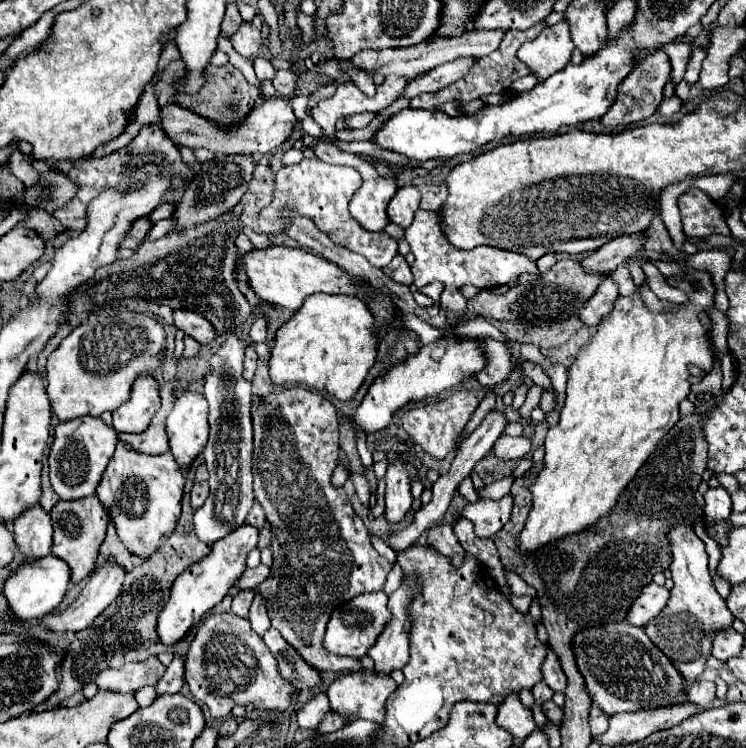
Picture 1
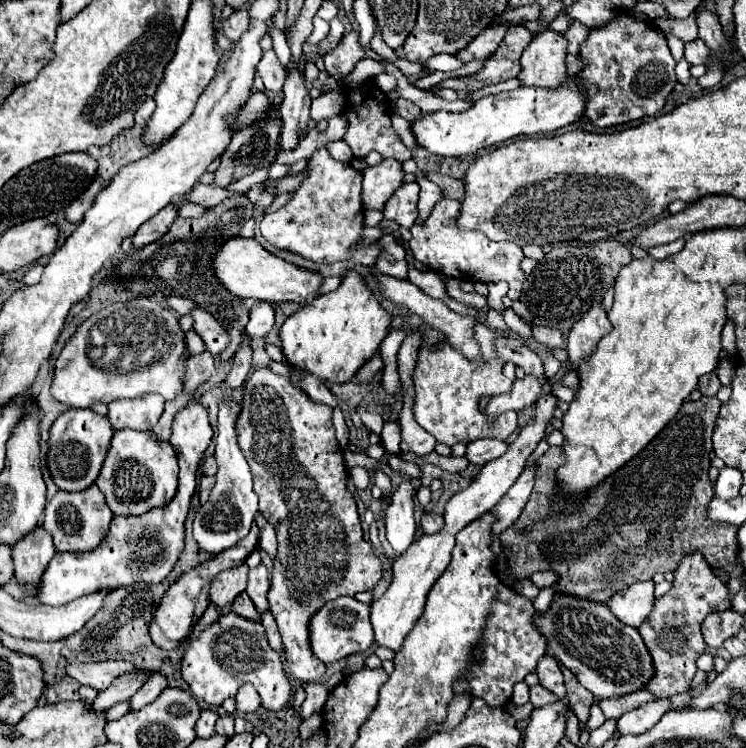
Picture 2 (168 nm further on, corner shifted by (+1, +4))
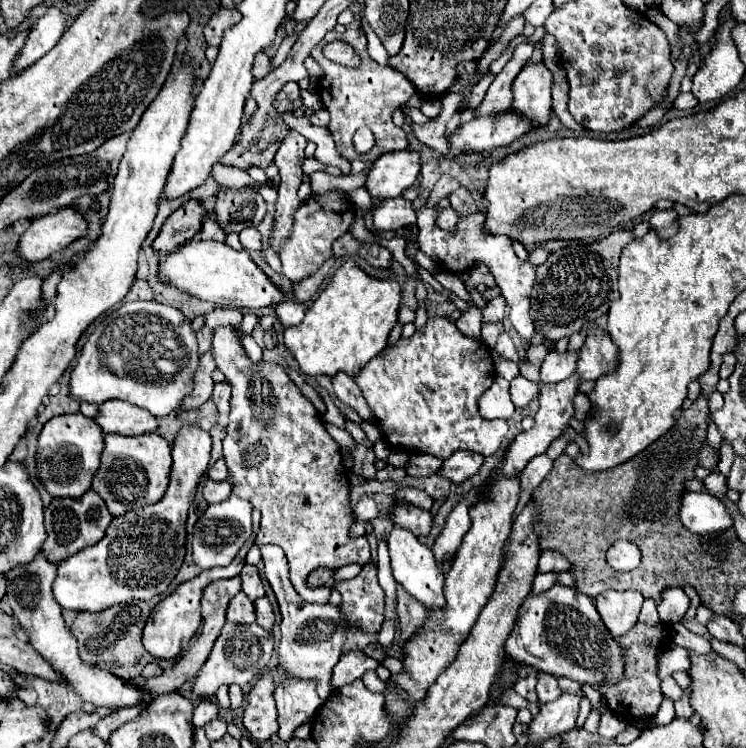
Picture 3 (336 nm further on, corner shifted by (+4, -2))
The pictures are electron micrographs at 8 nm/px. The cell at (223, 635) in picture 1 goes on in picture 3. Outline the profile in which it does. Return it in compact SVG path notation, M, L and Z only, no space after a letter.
M226 623L222 627L220 637L216 639L216 645L214 645L208 661L204 663L204 667L196 675L192 689L200 697L210 699L220 685L232 685L232 683L248 685L258 675L258 671L270 661L272 651L274 651L274 637L270 631L258 627L258 623L250 623L250 625Z

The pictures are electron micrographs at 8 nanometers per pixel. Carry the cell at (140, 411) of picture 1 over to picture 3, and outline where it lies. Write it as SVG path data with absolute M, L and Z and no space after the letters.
M106 401L98 407L96 423L102 427L104 433L118 433L118 435L142 435L152 433L158 427L158 421L148 411L134 407L126 401Z

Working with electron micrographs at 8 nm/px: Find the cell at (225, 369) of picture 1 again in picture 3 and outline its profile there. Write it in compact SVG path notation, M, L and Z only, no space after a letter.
M232 493L228 501L210 505L206 513L196 521L194 533L192 533L192 549L194 549L194 563L202 571L214 569L214 567L226 567L232 563L232 559L236 557L244 541L252 535L250 513L252 513L252 505Z

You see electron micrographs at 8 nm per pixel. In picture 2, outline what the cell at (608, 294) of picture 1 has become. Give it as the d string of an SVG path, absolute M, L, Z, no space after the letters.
M603 303L593 305L589 313L577 321L569 333L569 343L567 343L567 353L569 361L577 367L585 357L589 357L601 337L605 337L611 329L611 323L607 319Z

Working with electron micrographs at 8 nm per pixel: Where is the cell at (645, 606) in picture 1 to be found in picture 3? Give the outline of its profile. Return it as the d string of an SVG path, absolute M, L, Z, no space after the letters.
M604 591L596 599L596 609L606 623L606 629L614 639L628 633L634 623L638 623L640 607L644 603L642 593L638 591Z

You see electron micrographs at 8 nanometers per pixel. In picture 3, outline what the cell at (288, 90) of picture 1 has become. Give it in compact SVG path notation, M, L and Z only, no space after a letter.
M258 53L254 57L254 67L252 67L252 75L254 79L262 79L270 73L270 59L266 57L266 53Z

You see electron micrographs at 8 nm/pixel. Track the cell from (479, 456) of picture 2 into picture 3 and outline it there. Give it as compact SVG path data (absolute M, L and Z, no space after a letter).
M456 451L448 459L442 461L442 467L436 471L442 479L448 479L450 483L464 483L472 475L478 473L480 465L484 463L484 457L472 451Z

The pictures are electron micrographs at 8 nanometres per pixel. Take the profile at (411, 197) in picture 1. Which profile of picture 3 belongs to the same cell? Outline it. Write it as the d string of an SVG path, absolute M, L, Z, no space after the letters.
M404 197L386 199L386 203L374 209L372 215L374 215L374 227L378 231L398 231L400 227L416 223L416 213L412 209L412 203L406 201Z

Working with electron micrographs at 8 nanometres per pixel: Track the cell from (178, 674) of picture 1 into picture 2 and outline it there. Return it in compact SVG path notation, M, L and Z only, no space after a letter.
M161 671L149 673L145 685L131 697L131 709L141 709L143 705L149 705L153 699L159 697L161 691L165 691L165 687L169 687L165 673L161 673Z

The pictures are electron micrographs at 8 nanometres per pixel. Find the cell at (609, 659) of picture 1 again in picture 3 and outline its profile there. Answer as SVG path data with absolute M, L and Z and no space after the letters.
M560 583L540 595L528 595L518 611L516 631L506 641L506 655L518 665L594 687L604 679L616 683L624 671L624 651L604 627L594 599Z

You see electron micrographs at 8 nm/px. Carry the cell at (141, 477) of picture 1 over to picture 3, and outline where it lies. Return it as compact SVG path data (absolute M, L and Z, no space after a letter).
M144 433L138 437L106 435L102 463L92 477L92 489L106 501L108 511L118 517L126 511L134 511L160 501L168 487L170 467L170 445L158 433Z

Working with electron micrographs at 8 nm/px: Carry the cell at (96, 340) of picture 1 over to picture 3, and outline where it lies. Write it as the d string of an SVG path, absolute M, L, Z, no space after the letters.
M132 301L112 313L106 313L104 321L92 329L72 369L70 393L80 401L96 405L102 405L108 399L130 401L132 405L150 411L154 417L166 417L178 411L184 397L194 389L194 371L198 369L198 361L196 331L180 309L158 301Z

